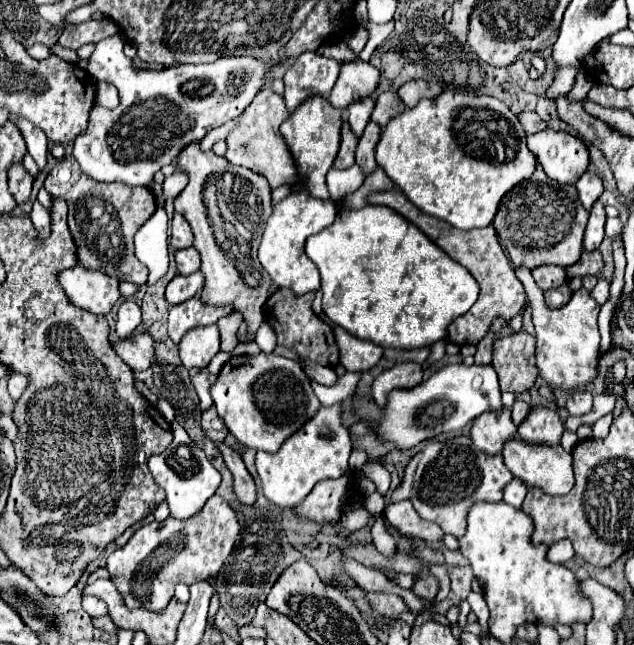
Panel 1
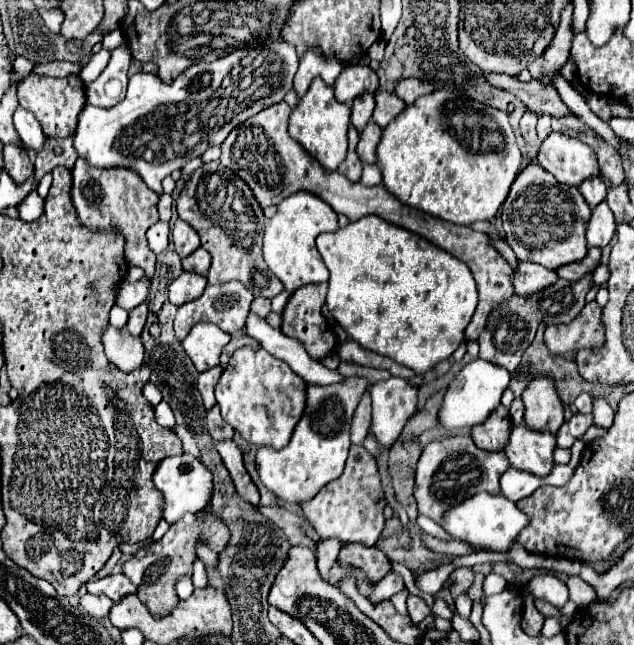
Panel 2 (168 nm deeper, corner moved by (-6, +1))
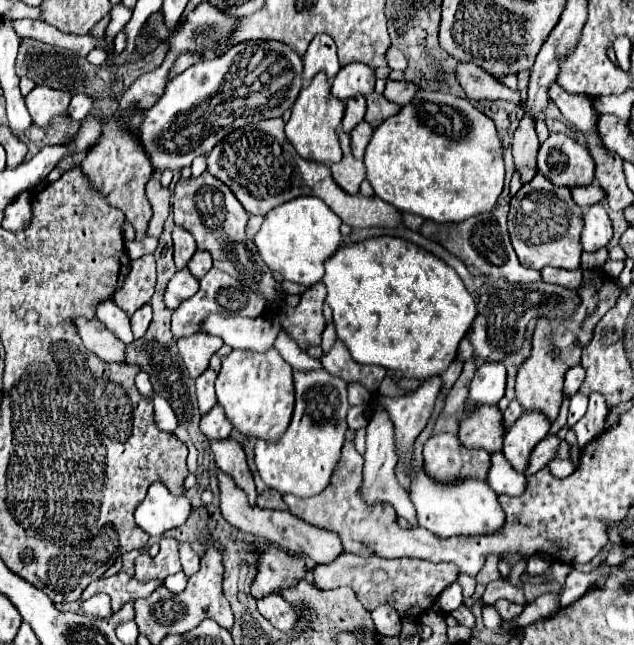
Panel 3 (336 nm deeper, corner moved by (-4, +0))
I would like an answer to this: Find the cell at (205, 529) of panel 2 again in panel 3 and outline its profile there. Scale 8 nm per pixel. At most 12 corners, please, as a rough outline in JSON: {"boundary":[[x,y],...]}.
{"boundary":[[162,539],[156,557],[134,559],[136,579],[166,579],[180,567],[178,541]]}

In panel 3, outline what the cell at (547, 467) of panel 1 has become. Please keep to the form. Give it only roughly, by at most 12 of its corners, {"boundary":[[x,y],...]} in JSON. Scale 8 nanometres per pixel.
{"boundary":[[528,411],[506,431],[502,453],[524,473],[548,435],[544,413]]}

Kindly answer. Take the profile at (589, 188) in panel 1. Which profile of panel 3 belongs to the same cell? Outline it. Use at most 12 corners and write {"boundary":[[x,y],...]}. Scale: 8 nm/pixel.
{"boundary":[[598,185],[572,187],[572,199],[580,207],[590,207],[604,199]]}

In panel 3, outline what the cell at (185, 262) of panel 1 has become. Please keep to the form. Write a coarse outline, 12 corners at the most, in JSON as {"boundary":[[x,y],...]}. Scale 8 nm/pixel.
{"boundary":[[196,251],[188,269],[194,277],[212,269],[212,257],[206,251]]}

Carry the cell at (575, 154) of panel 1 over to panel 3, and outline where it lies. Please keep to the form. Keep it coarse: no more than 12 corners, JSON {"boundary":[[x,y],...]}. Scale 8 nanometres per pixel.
{"boundary":[[560,133],[538,151],[538,173],[558,187],[590,185],[590,151]]}

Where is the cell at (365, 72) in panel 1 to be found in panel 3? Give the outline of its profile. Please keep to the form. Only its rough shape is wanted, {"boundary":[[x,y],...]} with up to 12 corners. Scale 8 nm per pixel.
{"boundary":[[348,63],[332,79],[332,95],[346,101],[374,91],[374,71]]}

